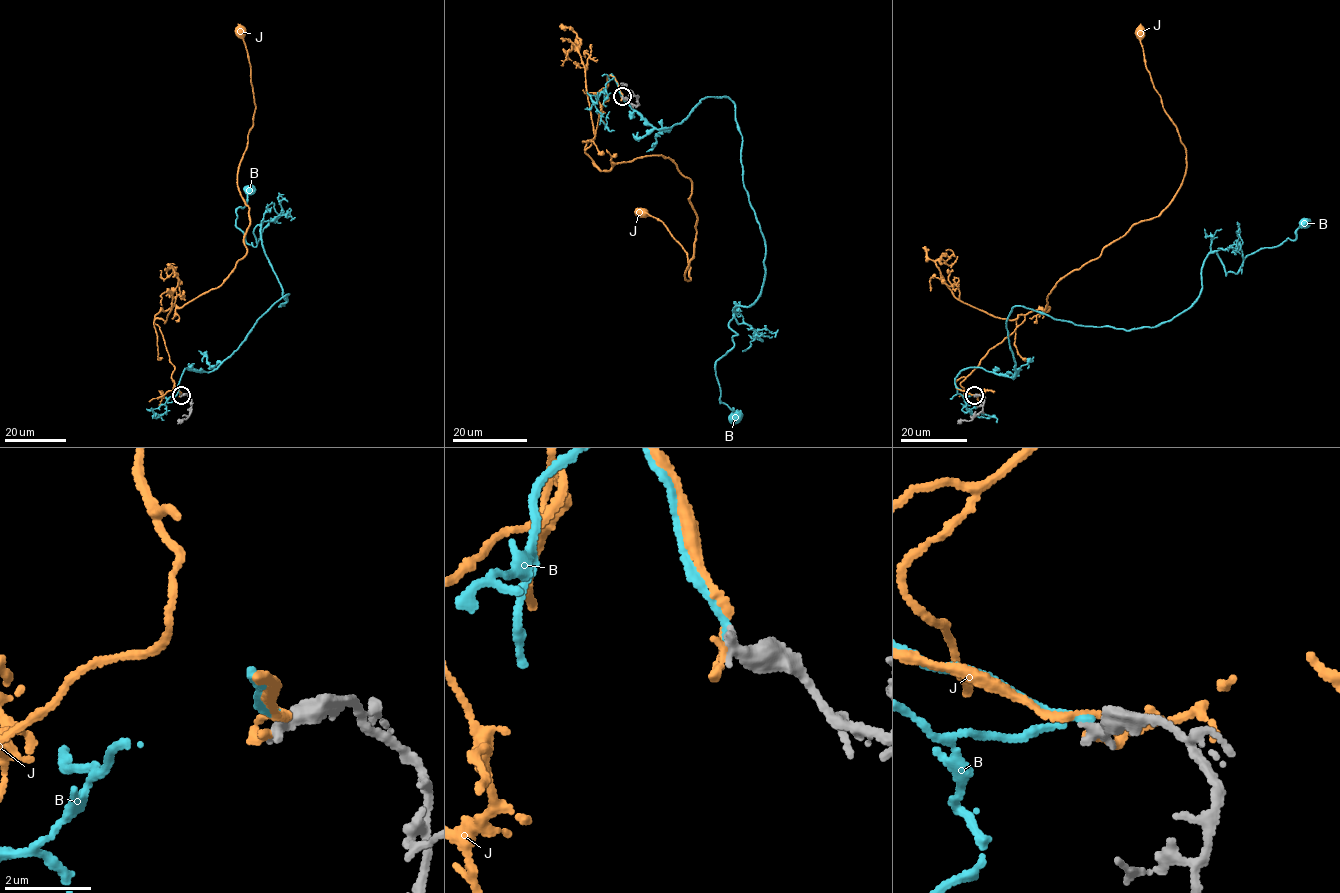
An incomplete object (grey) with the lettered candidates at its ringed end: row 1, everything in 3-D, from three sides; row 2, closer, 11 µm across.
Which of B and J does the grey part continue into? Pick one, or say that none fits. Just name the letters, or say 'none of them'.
none of them

